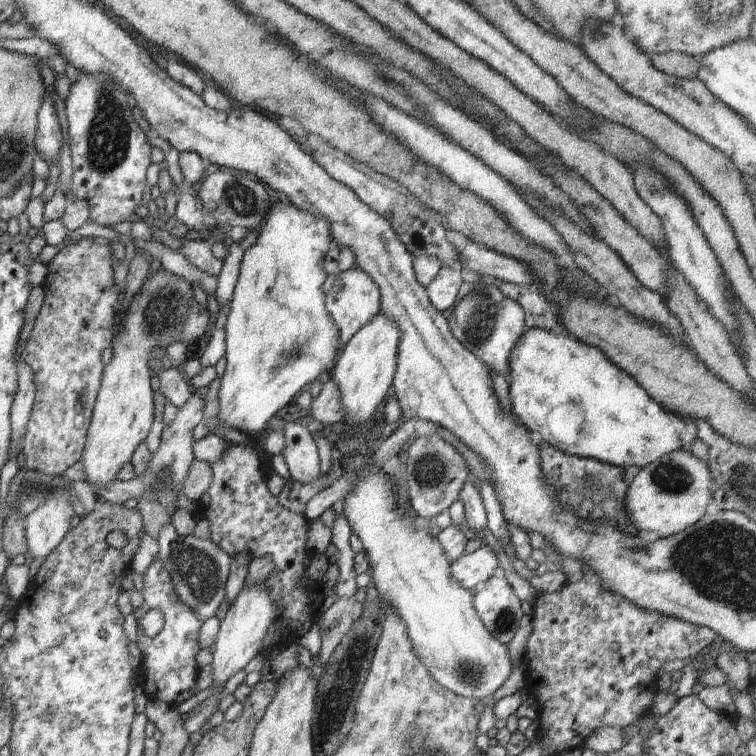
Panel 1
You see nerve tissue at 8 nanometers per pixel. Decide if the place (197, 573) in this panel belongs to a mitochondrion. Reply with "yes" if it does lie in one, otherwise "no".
yes

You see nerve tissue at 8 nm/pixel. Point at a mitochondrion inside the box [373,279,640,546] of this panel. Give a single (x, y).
(431, 470)

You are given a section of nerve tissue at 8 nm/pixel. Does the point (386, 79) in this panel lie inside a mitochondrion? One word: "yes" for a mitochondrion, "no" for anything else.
no

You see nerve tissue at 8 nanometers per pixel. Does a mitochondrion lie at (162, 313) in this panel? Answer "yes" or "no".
yes

